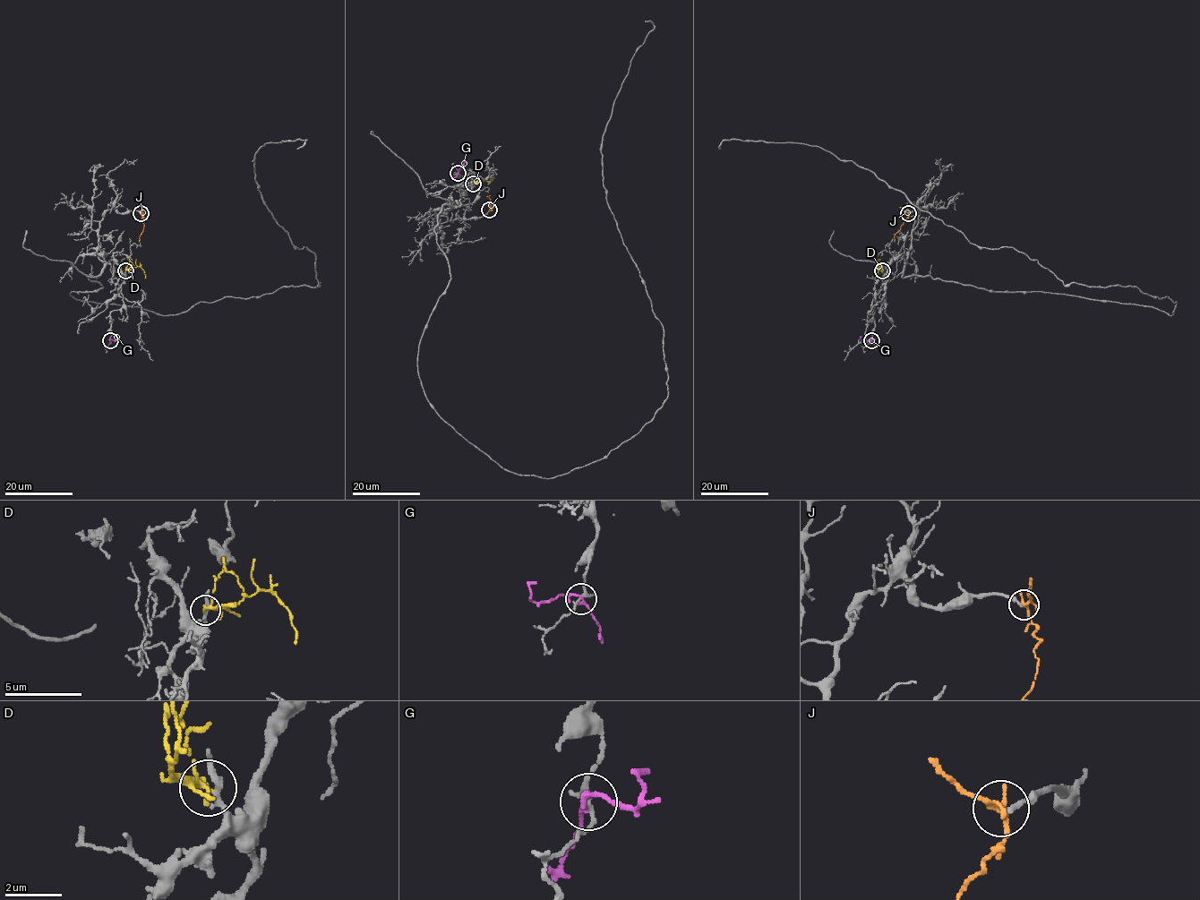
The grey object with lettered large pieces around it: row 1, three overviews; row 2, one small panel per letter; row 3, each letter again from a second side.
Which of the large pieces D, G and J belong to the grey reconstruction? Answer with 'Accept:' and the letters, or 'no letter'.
Accept: D, J

